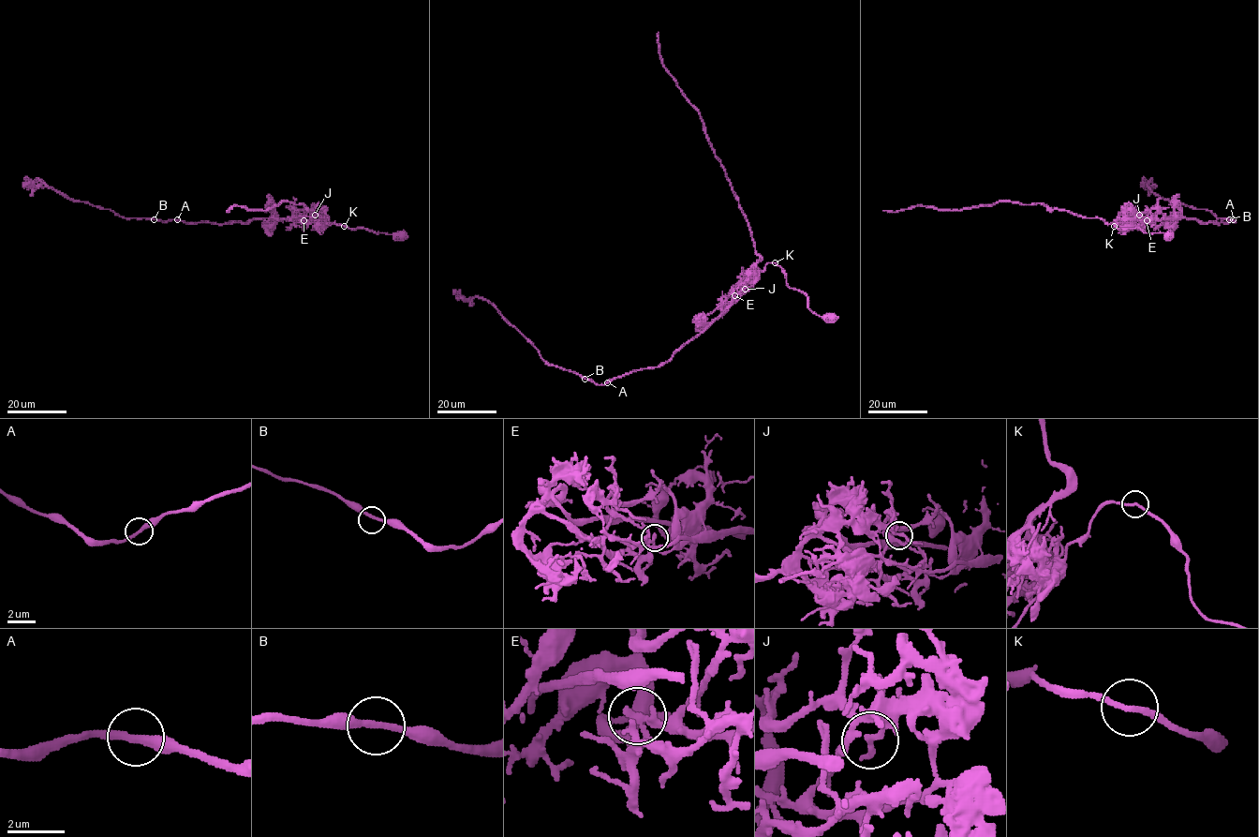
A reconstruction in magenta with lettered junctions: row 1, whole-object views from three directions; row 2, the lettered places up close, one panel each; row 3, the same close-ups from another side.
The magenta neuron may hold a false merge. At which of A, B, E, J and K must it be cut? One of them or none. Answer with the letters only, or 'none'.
E

